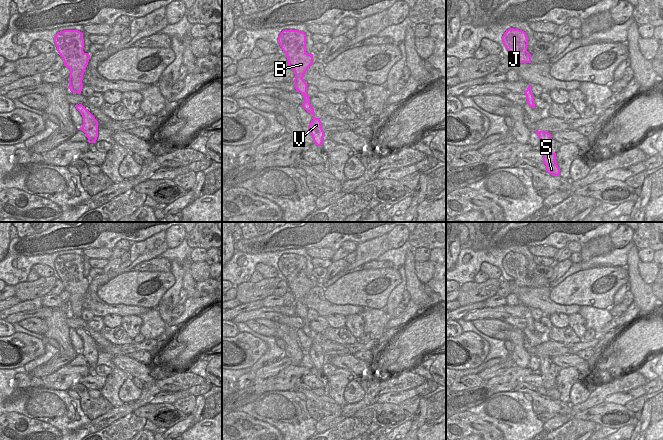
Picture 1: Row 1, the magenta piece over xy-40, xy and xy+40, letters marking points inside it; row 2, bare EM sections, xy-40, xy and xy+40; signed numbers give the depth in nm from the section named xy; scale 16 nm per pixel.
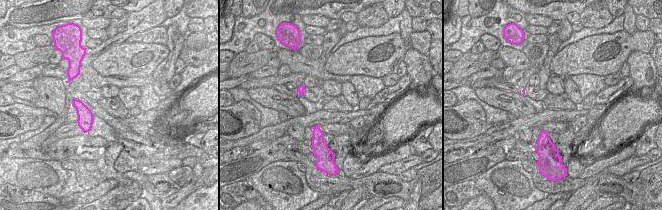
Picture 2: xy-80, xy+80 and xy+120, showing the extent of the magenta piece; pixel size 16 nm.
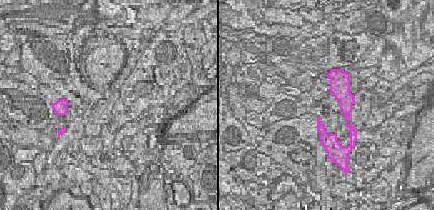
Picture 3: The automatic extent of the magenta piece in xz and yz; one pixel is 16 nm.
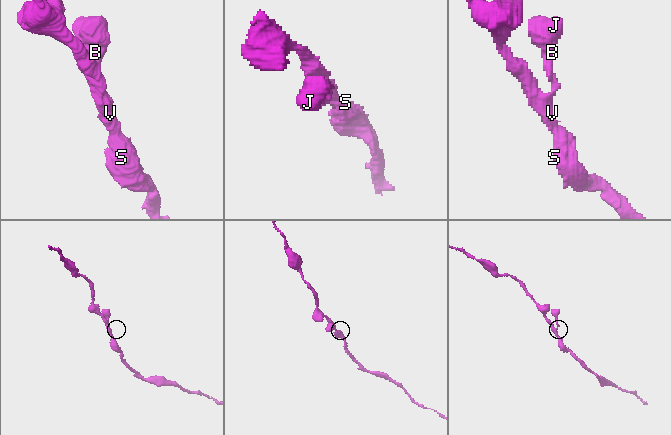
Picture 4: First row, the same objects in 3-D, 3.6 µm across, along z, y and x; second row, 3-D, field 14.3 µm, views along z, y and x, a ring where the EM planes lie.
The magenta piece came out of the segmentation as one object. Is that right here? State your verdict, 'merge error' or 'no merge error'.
no merge error

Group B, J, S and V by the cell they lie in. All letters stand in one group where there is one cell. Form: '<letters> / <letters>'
B J S V

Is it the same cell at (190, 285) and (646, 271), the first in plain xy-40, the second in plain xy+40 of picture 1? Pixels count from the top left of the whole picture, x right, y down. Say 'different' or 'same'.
different

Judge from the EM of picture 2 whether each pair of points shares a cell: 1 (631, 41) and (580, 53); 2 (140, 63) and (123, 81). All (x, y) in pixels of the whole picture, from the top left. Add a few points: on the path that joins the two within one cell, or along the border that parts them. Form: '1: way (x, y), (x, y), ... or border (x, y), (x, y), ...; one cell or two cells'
1: way (618, 35), (601, 42), (593, 50); one cell
2: border (150, 75), (104, 77); two cells

